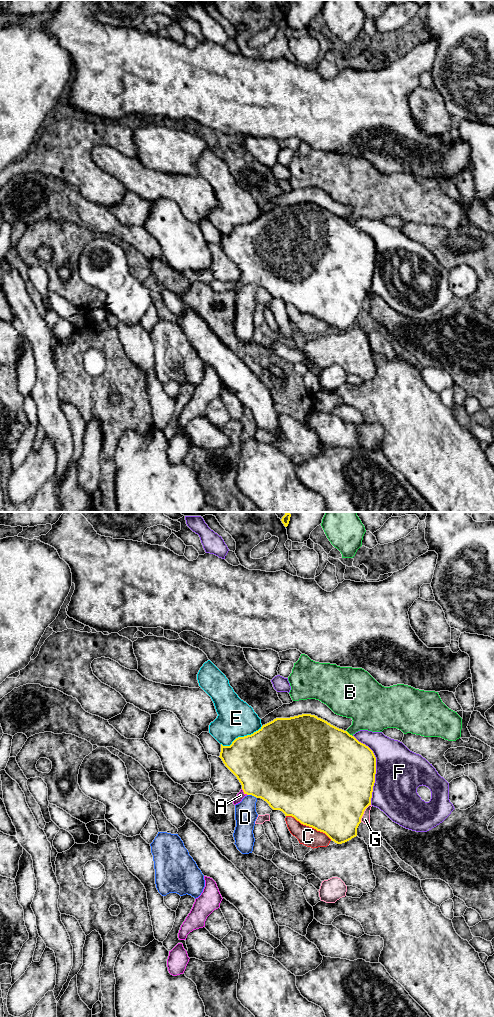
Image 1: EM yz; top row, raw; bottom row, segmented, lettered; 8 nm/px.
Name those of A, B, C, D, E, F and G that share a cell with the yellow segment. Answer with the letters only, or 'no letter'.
A

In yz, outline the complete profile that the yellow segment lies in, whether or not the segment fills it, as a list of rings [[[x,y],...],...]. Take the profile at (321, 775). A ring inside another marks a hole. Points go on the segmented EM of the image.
[[[315,715],[276,718],[253,734],[236,738],[230,746],[221,744],[219,757],[242,785],[233,801],[234,805],[247,795],[261,798],[273,810],[280,810],[285,816],[292,816],[301,824],[325,833],[337,844],[357,836],[364,811],[371,805],[376,774],[376,757],[373,751],[347,731]]]

